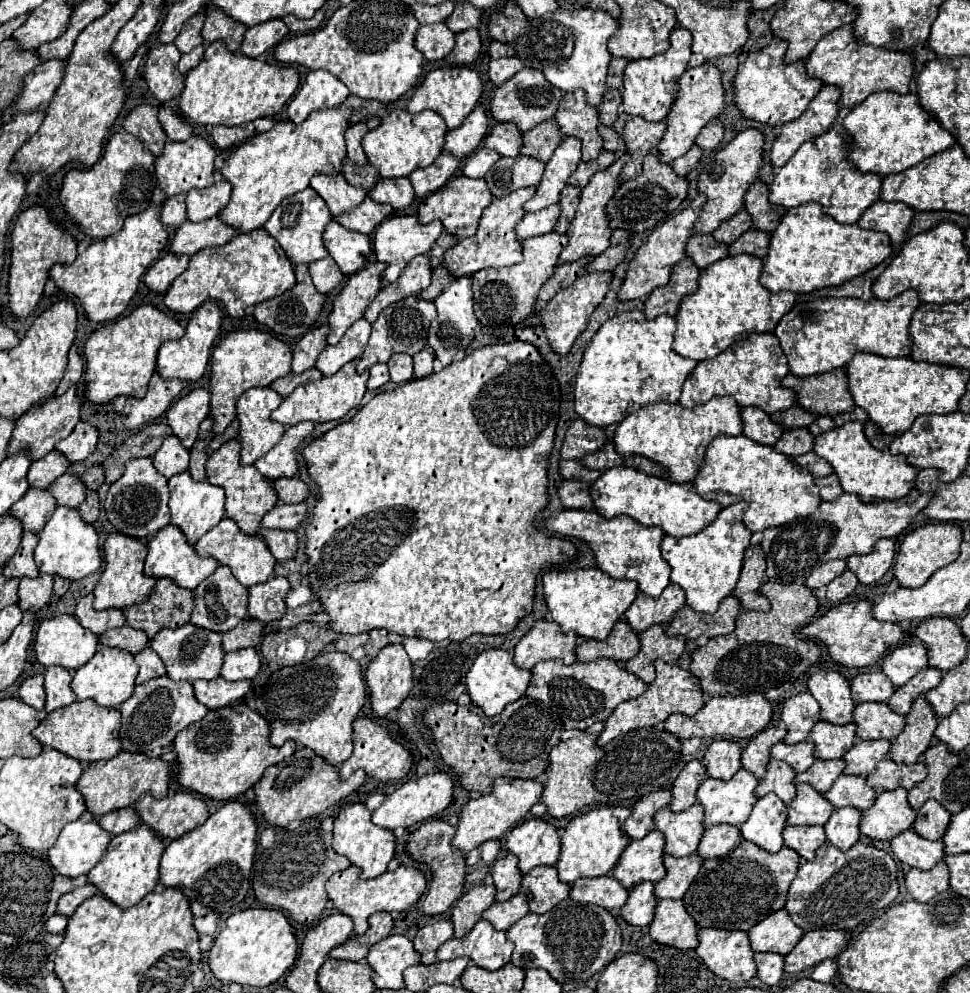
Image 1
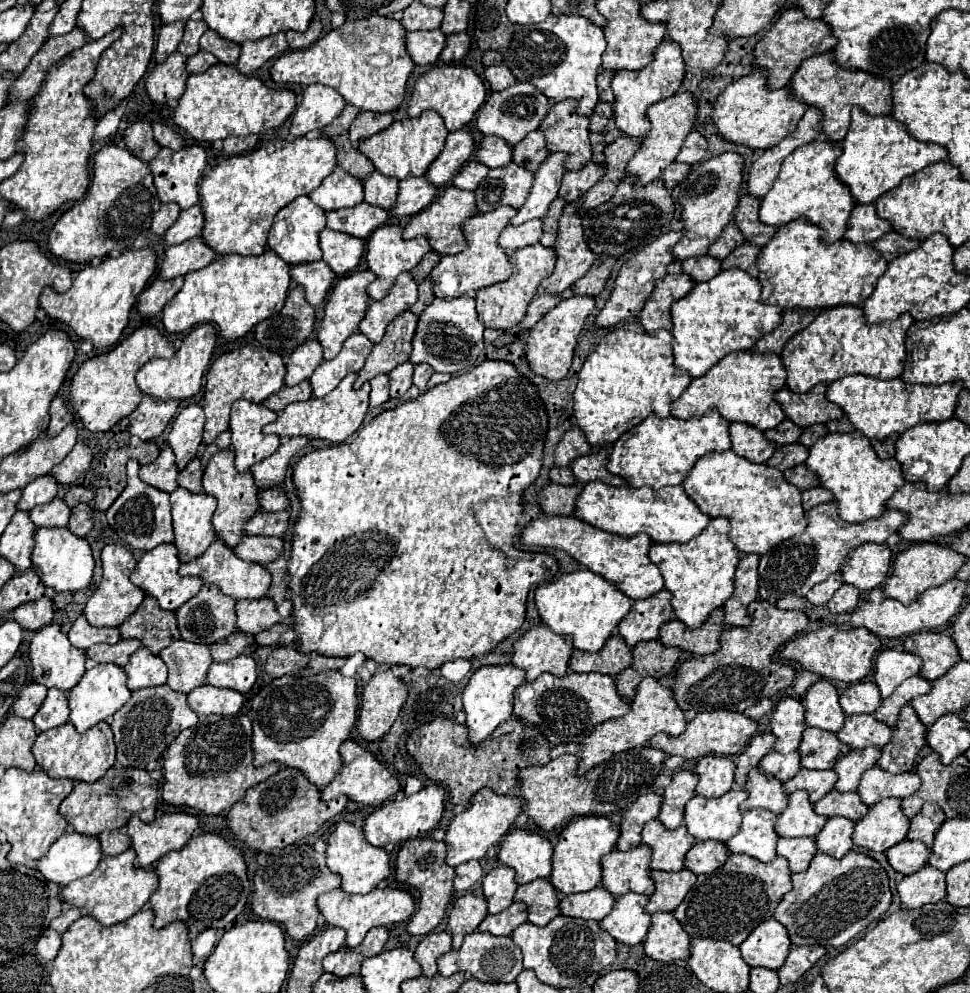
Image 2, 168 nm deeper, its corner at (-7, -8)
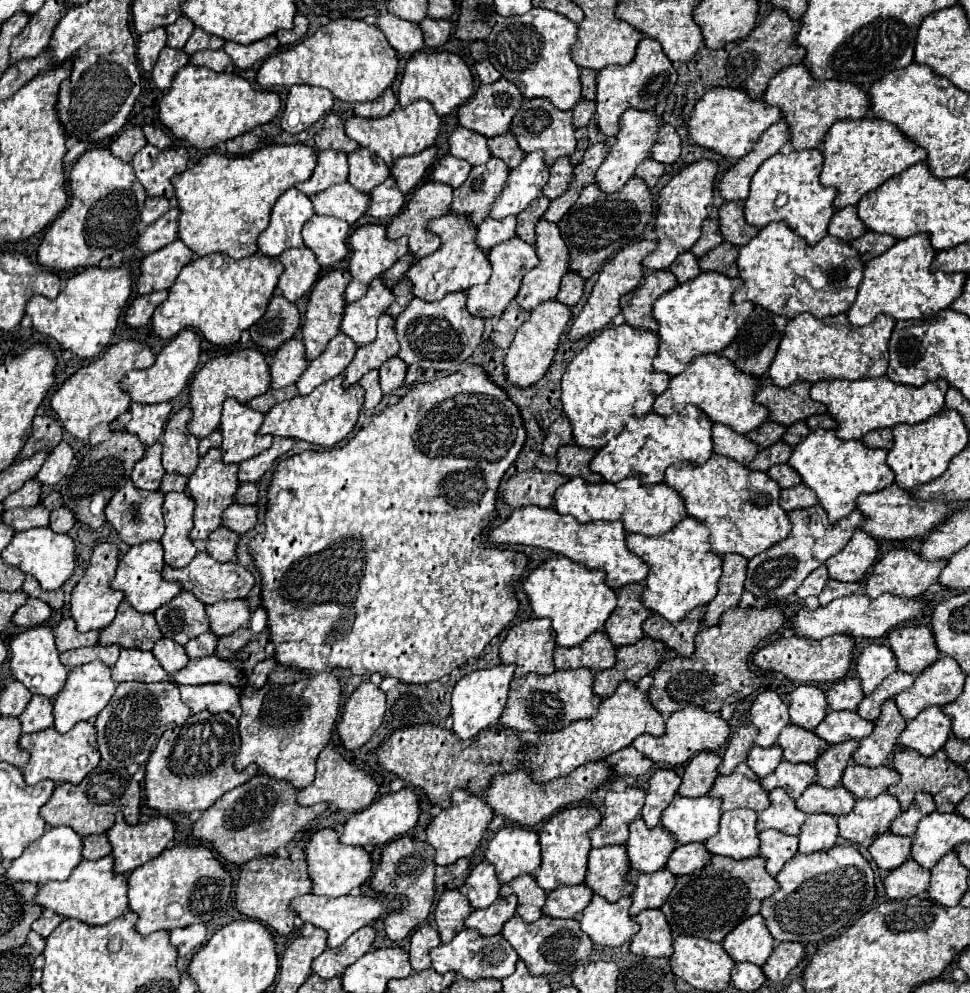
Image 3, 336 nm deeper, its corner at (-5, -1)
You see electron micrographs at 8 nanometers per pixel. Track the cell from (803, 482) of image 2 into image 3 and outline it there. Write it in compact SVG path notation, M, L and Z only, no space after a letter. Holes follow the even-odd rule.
M776 464L766 470L766 474L780 486L780 488L792 488L800 484L800 476L796 470L792 470L788 464Z

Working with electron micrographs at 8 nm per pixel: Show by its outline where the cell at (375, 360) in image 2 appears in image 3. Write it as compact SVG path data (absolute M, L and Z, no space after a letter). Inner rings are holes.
M382 314L378 318L378 336L374 342L370 342L368 346L358 348L358 352L354 354L352 362L346 366L344 374L344 384L356 384L366 372L370 370L378 370L388 358L398 354L398 340L396 340L396 328L394 328L396 320L388 314Z

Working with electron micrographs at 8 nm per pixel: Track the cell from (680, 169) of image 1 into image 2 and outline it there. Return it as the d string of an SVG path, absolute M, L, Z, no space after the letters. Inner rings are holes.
M670 163L662 173L662 181L668 189L674 189L688 175L688 171L690 171L690 165L686 163Z

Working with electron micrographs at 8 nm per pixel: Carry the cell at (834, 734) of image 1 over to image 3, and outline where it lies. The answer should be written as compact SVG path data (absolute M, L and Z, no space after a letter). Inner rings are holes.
M790 724L780 732L776 746L782 748L782 758L788 762L814 762L826 748L828 744L814 736L814 732L804 730L800 726Z

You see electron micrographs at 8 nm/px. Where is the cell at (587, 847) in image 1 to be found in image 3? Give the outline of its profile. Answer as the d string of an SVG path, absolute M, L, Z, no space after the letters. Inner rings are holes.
M570 806L556 812L540 832L540 848L542 848L542 864L536 870L534 878L538 886L546 892L556 890L558 886L576 886L584 884L586 876L586 862L590 852L590 838L588 832L600 824L600 810L594 806Z

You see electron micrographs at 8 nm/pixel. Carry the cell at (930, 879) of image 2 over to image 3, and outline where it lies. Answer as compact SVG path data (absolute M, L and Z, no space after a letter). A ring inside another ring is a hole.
M908 858L904 864L894 868L884 878L884 892L888 898L894 898L894 900L912 898L926 892L928 882L930 882L930 872Z

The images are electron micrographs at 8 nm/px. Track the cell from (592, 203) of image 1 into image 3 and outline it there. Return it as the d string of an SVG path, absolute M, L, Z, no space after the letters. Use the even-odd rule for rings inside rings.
M540 220L536 224L536 254L538 254L540 264L524 274L524 280L520 284L520 292L514 298L518 308L526 310L526 312L530 312L532 308L536 308L538 304L542 304L546 300L552 300L556 296L556 292L558 292L560 278L568 272L568 262L570 262L568 248L564 246L564 240L562 240L556 224L550 224L546 220Z

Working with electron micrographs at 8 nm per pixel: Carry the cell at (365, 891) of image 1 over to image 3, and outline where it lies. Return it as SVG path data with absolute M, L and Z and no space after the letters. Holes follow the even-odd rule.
M304 894L298 896L296 900L292 900L290 908L296 912L298 918L302 918L302 922L312 924L316 928L322 928L328 936L326 944L328 948L336 948L340 944L344 944L356 930L360 930L362 926L374 922L378 916L400 908L402 900L384 900L384 898L368 898L368 896L340 896L340 898L324 898L324 896L314 896L314 894Z

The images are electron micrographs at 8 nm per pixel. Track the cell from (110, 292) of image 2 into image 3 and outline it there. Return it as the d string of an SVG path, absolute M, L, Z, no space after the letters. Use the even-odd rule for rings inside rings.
M90 266L74 274L58 298L48 300L44 296L32 296L26 304L26 314L32 316L32 326L60 344L62 350L72 352L78 358L96 358L110 342L118 318L132 294L132 274L128 266L102 270Z

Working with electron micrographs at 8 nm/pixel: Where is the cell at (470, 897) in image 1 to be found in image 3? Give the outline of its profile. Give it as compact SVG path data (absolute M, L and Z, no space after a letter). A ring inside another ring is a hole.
M446 890L438 898L434 908L434 920L442 944L448 944L464 928L464 916L468 916L470 912L472 906L468 904L468 898L458 890Z

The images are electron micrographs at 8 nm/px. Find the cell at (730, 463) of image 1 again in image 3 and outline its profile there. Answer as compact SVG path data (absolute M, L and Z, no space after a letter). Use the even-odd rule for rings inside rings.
M712 454L702 466L686 462L672 464L664 474L664 484L682 496L690 518L706 524L710 530L710 550L714 554L740 554L750 560L772 544L784 540L792 528L788 514L778 504L780 488L764 474L766 472L748 470L726 456Z

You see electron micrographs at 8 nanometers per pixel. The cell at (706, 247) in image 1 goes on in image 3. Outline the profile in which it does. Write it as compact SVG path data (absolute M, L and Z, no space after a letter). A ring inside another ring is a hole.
M682 252L682 254L670 264L668 270L676 276L678 284L680 284L680 282L686 282L686 280L692 280L694 276L700 274L698 258L696 258L694 254L690 254L690 252Z

